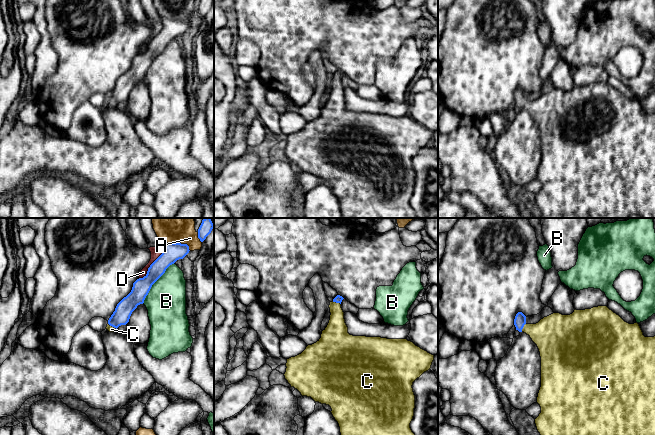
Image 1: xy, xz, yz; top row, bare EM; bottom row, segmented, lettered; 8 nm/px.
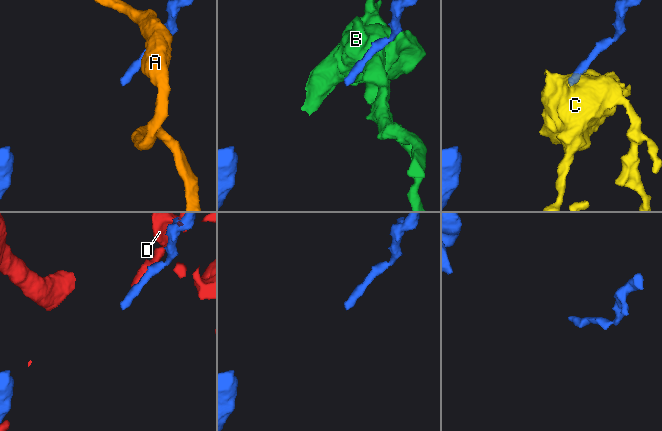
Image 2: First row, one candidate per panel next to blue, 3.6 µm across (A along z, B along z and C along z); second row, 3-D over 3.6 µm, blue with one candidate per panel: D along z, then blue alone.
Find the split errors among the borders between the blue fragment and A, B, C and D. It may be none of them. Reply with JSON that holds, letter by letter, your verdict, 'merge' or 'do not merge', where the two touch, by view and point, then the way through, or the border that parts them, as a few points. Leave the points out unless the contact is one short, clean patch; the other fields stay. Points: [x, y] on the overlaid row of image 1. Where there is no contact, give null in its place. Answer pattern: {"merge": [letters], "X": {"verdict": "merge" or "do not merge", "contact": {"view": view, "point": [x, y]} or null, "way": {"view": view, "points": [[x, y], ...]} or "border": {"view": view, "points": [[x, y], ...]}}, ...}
{"merge": ["C"], "A": {"verdict": "do not merge", "contact": {"view": "xy", "point": [177, 243]}, "border": {"view": "xy", "points": [[162, 242], [185, 243], [190, 250]]}}, "B": {"verdict": "do not merge", "contact": {"view": "xy", "point": [154, 282]}}, "C": {"verdict": "merge", "contact": {"view": "xz", "point": [336, 302]}, "way": {"view": "xz", "points": [[338, 299], [336, 302], [336, 333]]}}, "D": {"verdict": "do not merge", "contact": {"view": "xy", "point": [152, 263]}}}

